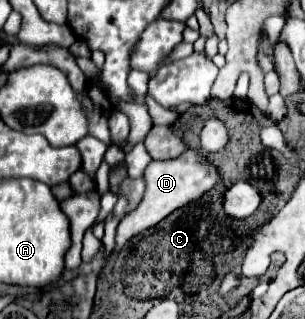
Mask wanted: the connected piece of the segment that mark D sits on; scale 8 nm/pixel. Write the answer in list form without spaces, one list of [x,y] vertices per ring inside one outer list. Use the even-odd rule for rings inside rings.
[[[184,150],[178,158],[172,158],[172,160],[162,160],[162,162],[152,160],[144,170],[144,180],[146,180],[146,190],[140,204],[132,212],[128,212],[116,228],[115,241],[116,248],[119,250],[142,230],[156,226],[176,208],[182,208],[184,204],[198,200],[204,192],[208,192],[218,182],[218,172],[196,150]]]

